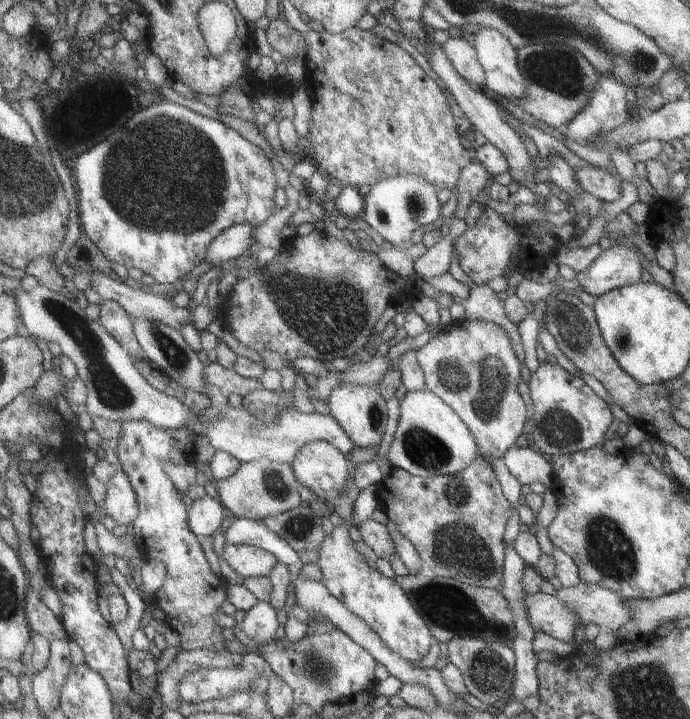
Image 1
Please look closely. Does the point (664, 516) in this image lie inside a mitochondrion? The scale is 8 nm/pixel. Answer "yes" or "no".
no

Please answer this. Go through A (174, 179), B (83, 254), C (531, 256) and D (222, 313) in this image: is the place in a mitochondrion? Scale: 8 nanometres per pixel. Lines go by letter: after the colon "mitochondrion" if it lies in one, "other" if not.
A: mitochondrion
B: other
C: other
D: other

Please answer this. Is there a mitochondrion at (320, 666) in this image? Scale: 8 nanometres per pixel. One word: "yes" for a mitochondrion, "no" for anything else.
yes

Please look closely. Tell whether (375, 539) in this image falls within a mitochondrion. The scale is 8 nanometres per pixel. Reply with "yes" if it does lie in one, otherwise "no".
no

